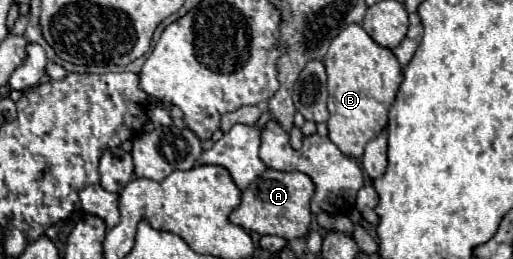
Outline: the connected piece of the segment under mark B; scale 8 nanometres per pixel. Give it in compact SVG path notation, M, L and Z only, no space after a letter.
M360 25L344 27L324 57L328 73L328 137L330 141L348 157L362 157L364 147L388 123L388 109L396 99L398 87L402 83L402 67L396 55L378 45Z

